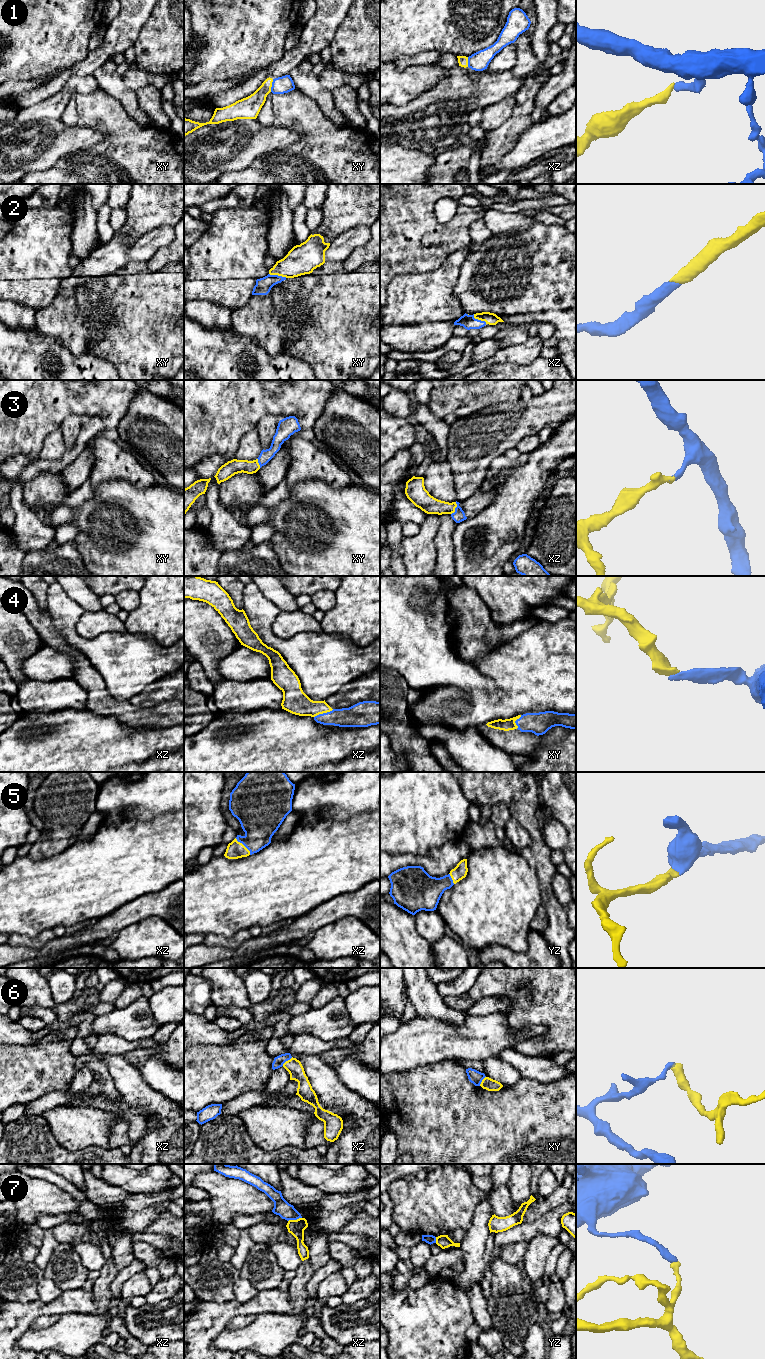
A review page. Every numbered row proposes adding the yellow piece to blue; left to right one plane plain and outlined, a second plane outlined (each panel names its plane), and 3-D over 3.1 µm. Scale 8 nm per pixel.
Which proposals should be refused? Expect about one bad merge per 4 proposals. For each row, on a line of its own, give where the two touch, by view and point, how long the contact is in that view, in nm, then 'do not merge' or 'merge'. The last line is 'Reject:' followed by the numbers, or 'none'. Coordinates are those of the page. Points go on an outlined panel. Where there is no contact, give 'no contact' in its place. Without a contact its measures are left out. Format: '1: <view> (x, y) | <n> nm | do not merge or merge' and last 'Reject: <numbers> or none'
1: xy (272, 85) | 110 nm | merge
2: xy (277, 275) | 150 nm | merge
3: xz (455, 508) | 110 nm | merge
4: xz (323, 713) | 170 nm | merge
5: xz (244, 845) | 180 nm | merge
6: xz (287, 1060) | 110 nm | do not merge
7: xz (294, 1219) | 120 nm | do not merge
Reject: 6, 7

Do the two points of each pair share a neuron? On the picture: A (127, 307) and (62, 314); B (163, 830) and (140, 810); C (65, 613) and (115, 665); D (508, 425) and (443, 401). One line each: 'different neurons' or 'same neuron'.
A: same neuron
B: different neurons
C: same neuron
D: different neurons

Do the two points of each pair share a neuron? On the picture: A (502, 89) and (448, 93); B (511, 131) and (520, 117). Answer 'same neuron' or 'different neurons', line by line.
A: same neuron
B: same neuron

